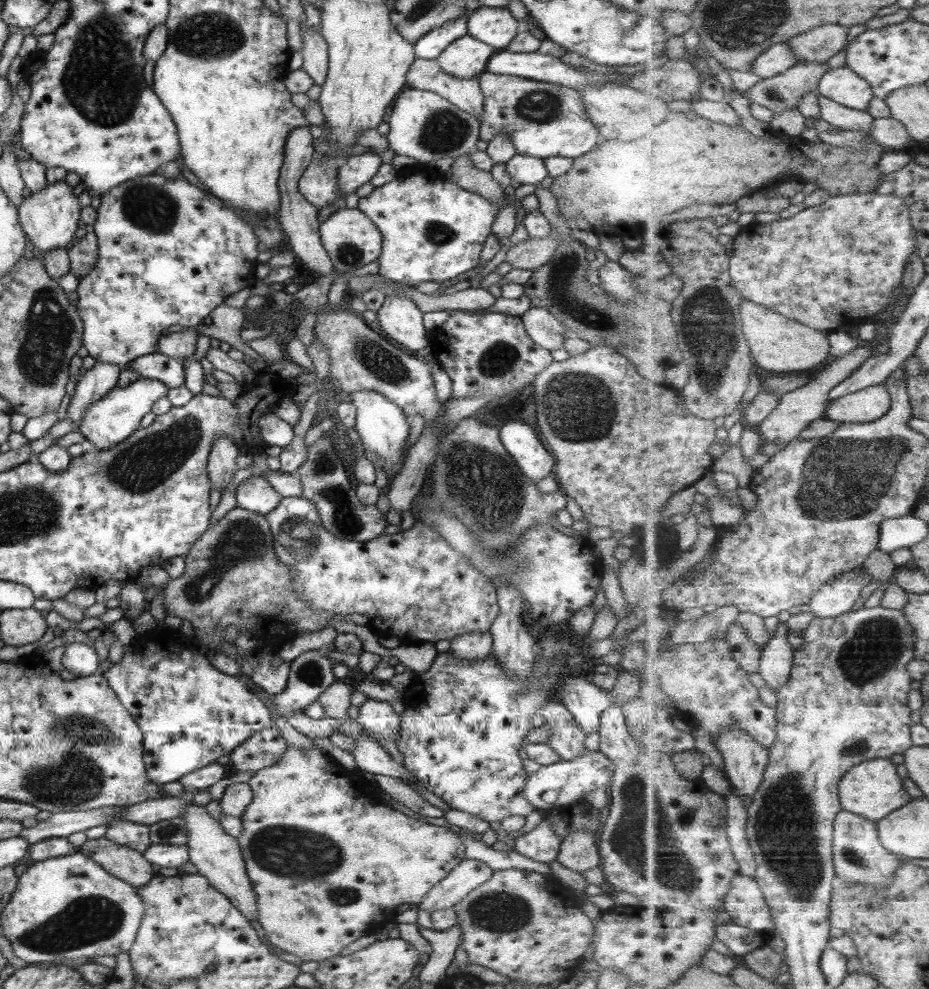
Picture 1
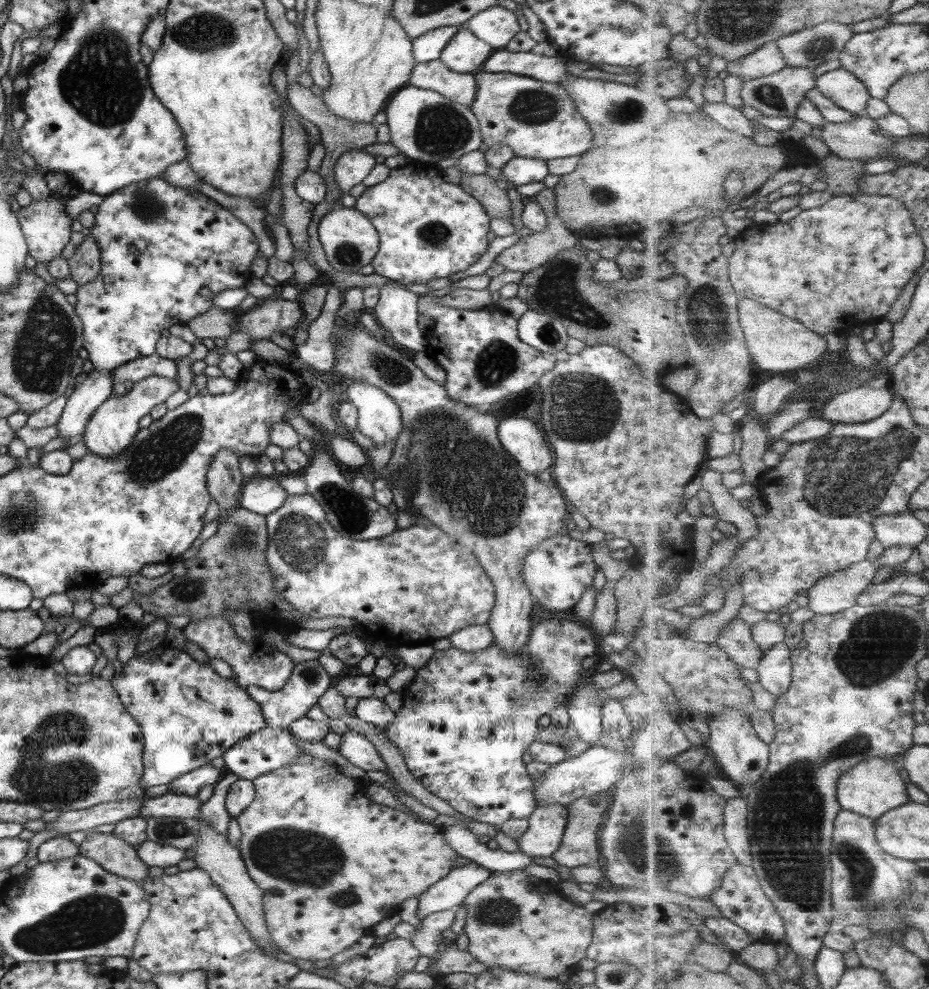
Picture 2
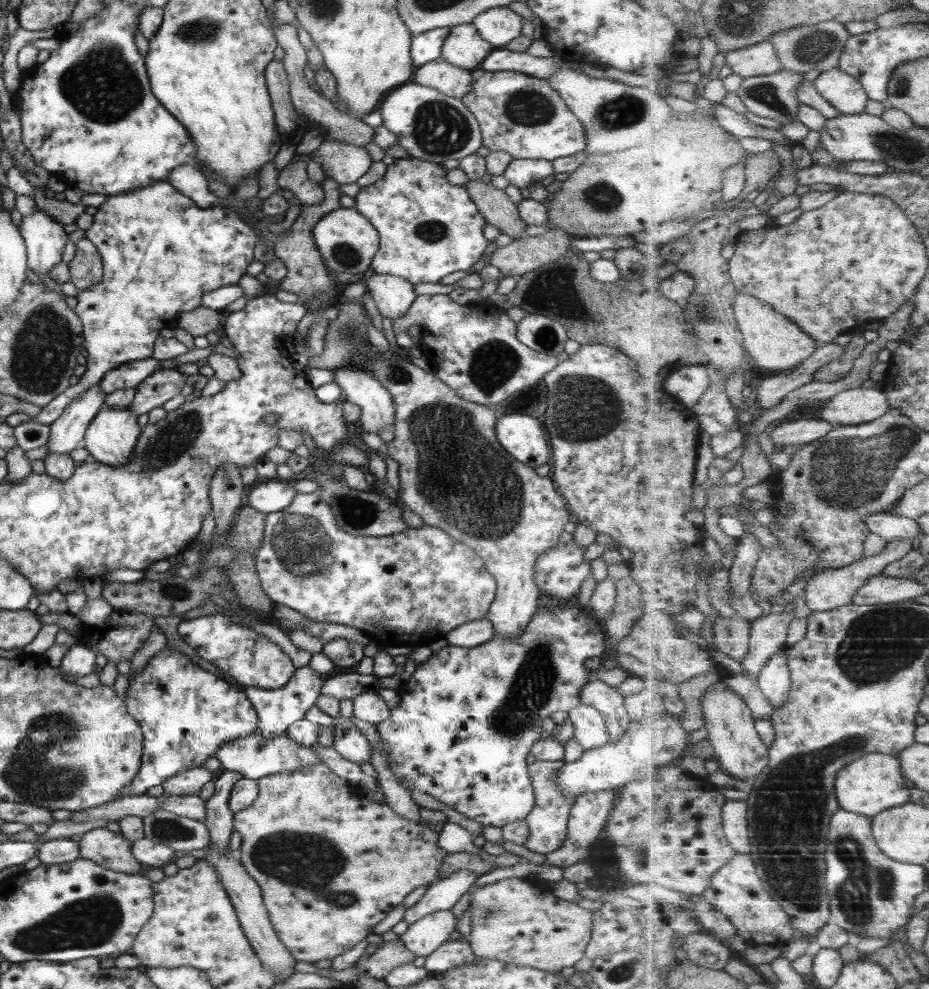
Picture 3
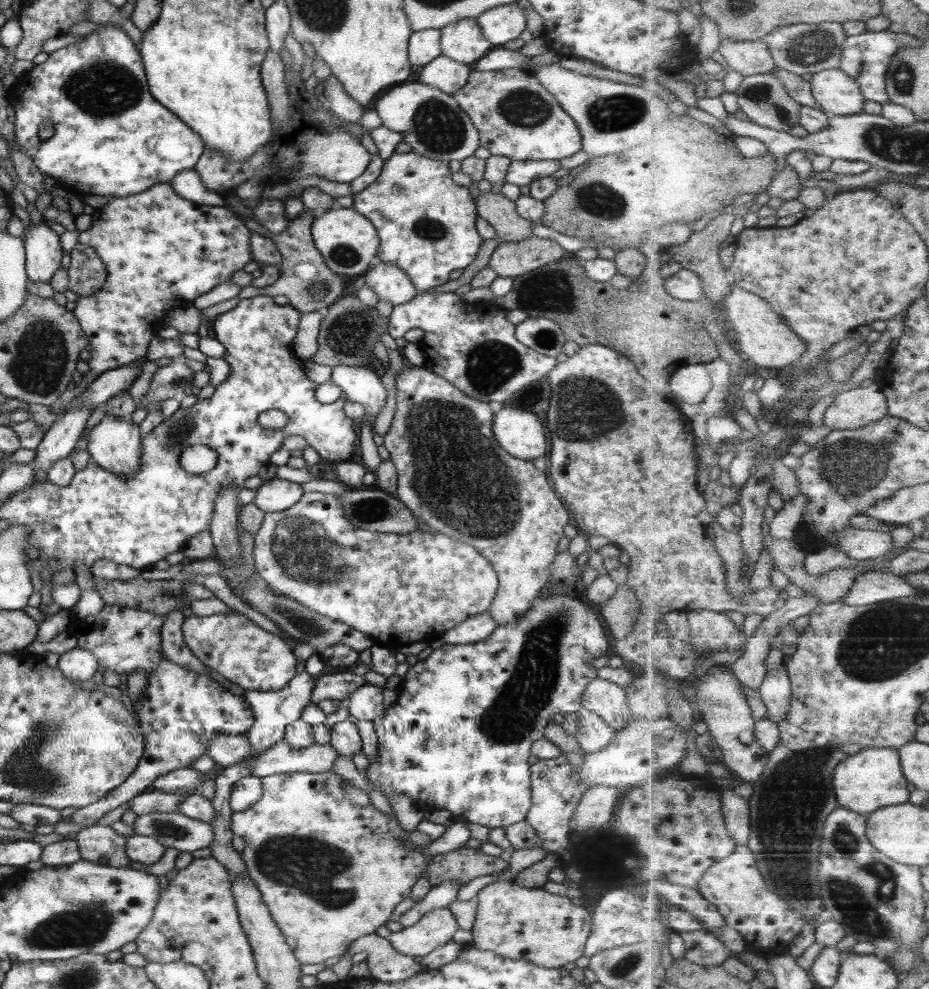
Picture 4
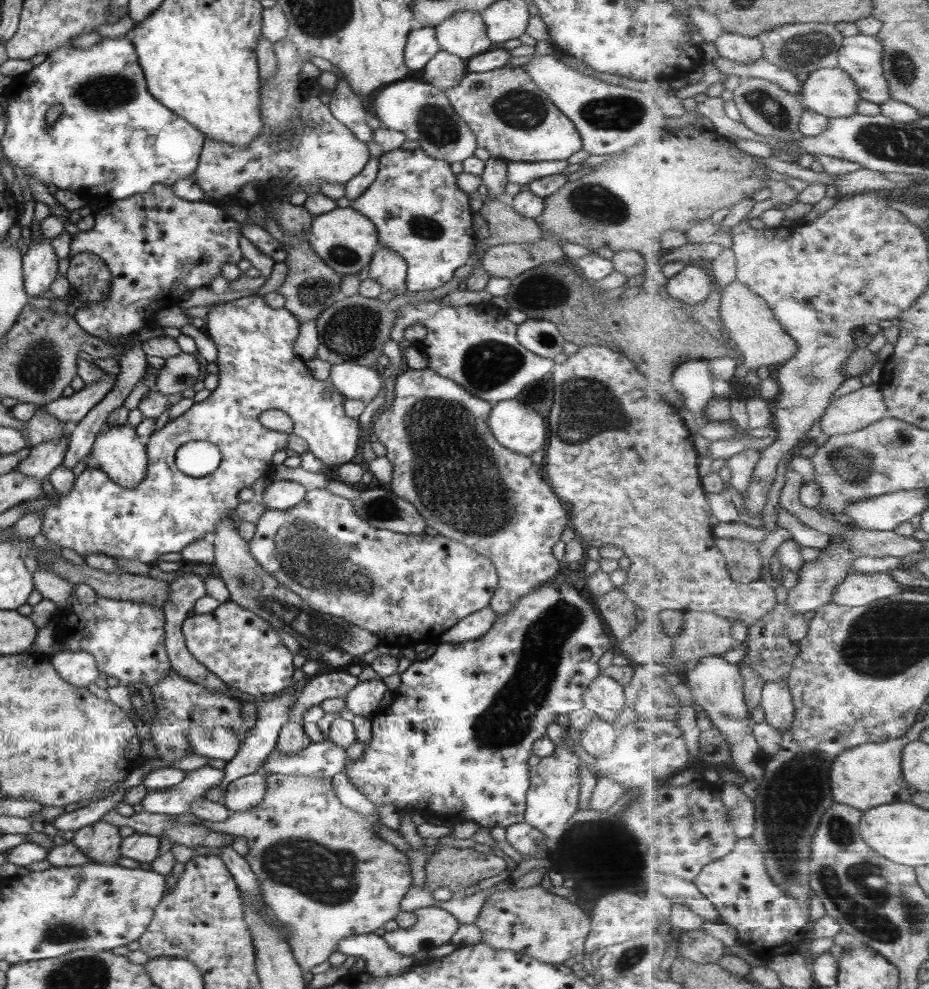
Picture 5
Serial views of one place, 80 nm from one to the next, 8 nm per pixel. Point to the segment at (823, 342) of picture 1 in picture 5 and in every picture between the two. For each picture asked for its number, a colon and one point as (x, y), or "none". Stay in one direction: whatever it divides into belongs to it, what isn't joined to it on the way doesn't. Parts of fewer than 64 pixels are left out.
2: (779, 343)
3: (774, 341)
4: (762, 335)
5: (748, 319)

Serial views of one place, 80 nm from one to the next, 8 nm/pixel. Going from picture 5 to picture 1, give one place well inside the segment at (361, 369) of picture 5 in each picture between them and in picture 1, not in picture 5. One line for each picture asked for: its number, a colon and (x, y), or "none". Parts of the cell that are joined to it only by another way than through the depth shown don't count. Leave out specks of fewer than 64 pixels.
1: (382, 428)
2: (378, 418)
3: (375, 403)
4: (359, 385)

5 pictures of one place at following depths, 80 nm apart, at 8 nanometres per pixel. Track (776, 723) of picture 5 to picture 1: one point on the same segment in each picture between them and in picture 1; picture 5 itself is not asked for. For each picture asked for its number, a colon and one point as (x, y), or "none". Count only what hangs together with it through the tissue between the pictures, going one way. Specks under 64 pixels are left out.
1: (777, 660)
2: (775, 670)
3: (775, 680)
4: (776, 692)

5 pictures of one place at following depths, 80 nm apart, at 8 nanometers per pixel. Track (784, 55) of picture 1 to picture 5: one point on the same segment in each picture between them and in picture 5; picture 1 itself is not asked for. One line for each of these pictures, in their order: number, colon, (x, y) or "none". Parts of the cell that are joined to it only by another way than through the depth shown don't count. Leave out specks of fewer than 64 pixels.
2: (768, 60)
3: (761, 59)
4: (750, 57)
5: (741, 49)

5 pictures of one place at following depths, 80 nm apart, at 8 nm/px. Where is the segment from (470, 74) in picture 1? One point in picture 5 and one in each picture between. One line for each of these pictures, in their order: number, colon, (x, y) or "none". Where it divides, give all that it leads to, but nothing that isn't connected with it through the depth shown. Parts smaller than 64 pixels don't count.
2: (464, 53)
3: (463, 48)
4: (461, 40)
5: (463, 34)

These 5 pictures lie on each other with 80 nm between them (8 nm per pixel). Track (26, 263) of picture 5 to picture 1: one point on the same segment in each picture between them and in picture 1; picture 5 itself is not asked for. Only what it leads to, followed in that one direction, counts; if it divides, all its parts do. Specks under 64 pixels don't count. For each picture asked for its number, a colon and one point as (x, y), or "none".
1: (48, 217)
2: (46, 227)
3: (44, 239)
4: (42, 254)

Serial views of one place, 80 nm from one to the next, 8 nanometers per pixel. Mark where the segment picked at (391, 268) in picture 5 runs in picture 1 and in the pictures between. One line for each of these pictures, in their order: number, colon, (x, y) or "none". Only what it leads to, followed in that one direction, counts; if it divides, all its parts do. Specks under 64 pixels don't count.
1: (399, 318)
2: (395, 310)
3: (392, 295)
4: (389, 283)

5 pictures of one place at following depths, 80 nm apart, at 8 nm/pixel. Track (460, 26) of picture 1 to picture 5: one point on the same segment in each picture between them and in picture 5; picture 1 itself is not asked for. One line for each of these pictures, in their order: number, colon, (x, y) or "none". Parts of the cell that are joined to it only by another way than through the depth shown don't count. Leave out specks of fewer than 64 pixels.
2: (425, 48)
3: (425, 47)
4: (423, 46)
5: (421, 45)

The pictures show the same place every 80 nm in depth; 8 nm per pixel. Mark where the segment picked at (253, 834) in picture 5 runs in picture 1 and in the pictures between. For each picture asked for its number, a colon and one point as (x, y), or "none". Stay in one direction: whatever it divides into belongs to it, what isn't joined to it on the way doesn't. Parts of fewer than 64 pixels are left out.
1: (327, 865)
2: (331, 864)
3: (330, 864)
4: (329, 872)

